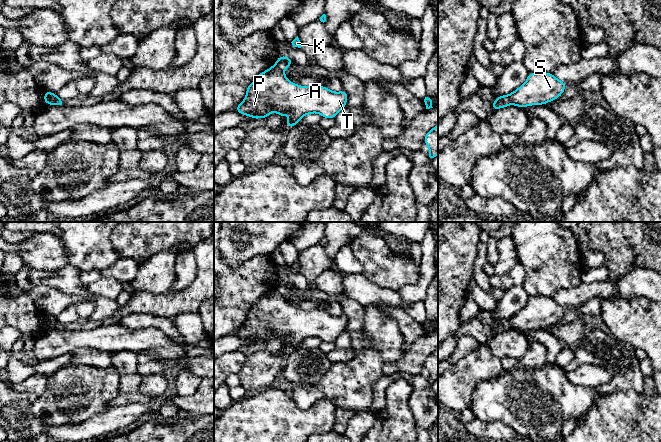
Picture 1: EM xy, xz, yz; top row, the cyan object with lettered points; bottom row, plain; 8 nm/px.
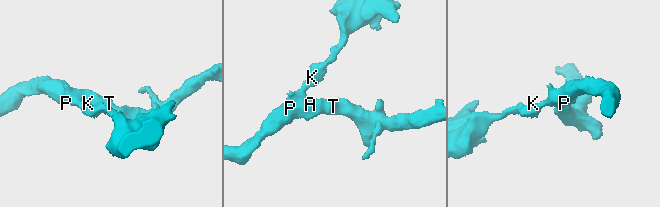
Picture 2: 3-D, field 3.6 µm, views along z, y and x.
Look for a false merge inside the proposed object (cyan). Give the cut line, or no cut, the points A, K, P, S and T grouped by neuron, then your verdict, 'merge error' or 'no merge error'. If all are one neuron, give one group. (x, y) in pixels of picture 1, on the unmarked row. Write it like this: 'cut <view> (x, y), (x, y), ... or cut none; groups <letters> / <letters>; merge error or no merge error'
cut yz (507, 319), (511, 327); groups A P S T / K; merge error

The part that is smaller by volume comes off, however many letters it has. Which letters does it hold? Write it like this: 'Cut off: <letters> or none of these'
Cut off: K

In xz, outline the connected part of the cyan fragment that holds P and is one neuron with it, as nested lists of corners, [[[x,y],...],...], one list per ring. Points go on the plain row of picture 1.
[[[276,289],[261,296],[254,302],[254,305],[247,311],[245,323],[235,332],[242,339],[247,339],[253,343],[267,342],[272,336],[285,341],[291,337],[286,344],[288,352],[299,347],[305,339],[318,337],[323,342],[334,343],[340,334],[346,331],[348,319],[345,314],[334,316],[325,310],[305,311],[289,305],[284,296]]]

